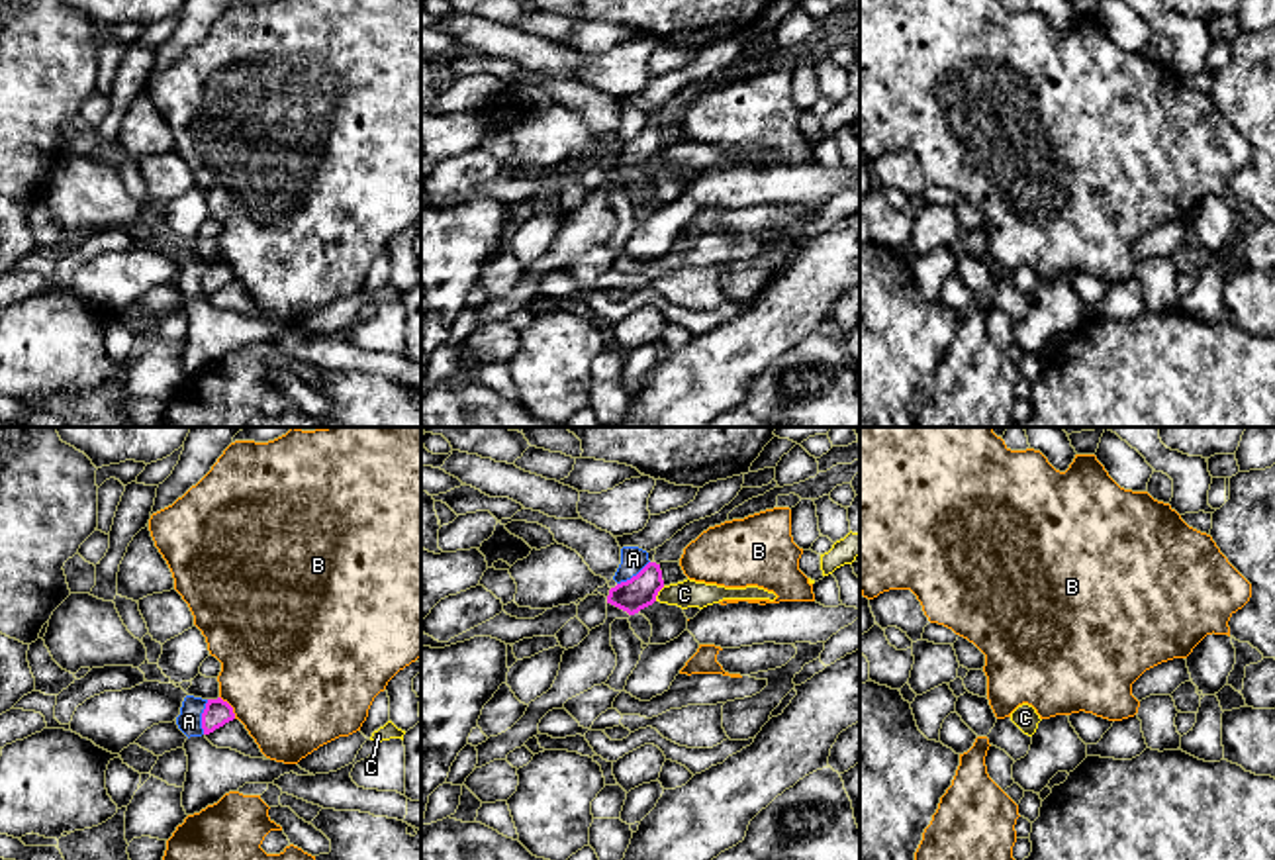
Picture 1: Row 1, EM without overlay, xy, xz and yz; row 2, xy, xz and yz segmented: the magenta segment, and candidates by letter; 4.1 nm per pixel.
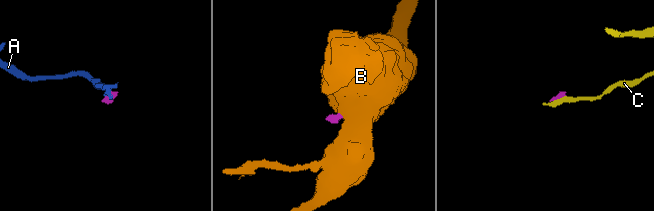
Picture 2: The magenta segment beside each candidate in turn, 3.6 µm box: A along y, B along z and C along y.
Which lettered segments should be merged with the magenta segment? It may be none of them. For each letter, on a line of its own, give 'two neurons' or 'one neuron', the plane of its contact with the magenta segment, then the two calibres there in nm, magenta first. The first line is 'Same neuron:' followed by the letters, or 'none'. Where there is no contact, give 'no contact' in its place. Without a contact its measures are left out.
Same neuron: none
A: two neurons | xy | 110/100 nm
B: two neurons | xy | 110/500 nm
C: two neurons | xz | 140/110 nm

